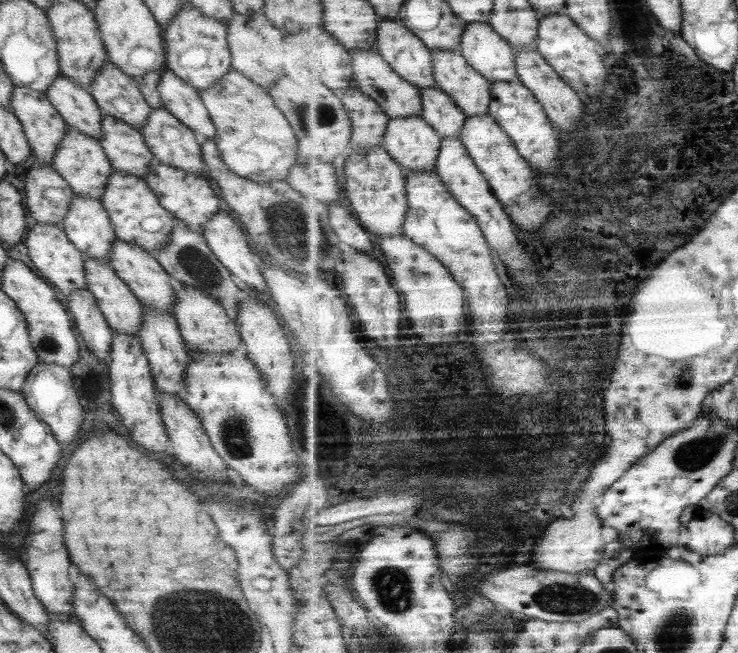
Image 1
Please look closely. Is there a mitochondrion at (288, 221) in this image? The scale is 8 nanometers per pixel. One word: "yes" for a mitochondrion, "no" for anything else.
yes

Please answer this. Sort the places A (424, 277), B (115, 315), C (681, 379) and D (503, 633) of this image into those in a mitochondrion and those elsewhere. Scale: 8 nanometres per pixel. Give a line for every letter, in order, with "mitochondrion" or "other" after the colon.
A: mitochondrion
B: other
C: mitochondrion
D: other

